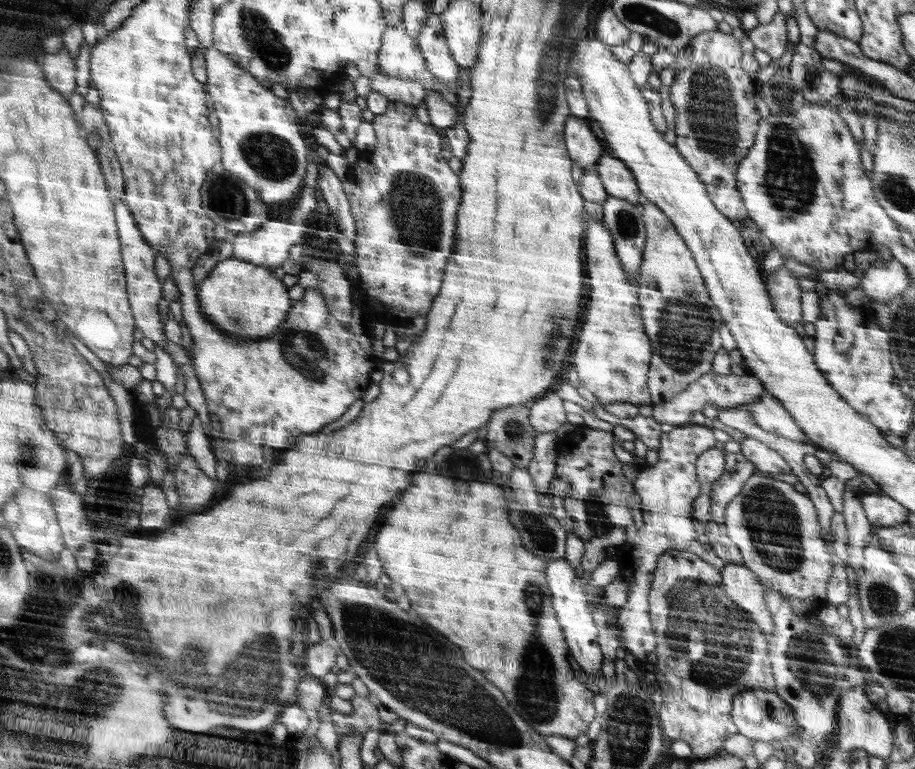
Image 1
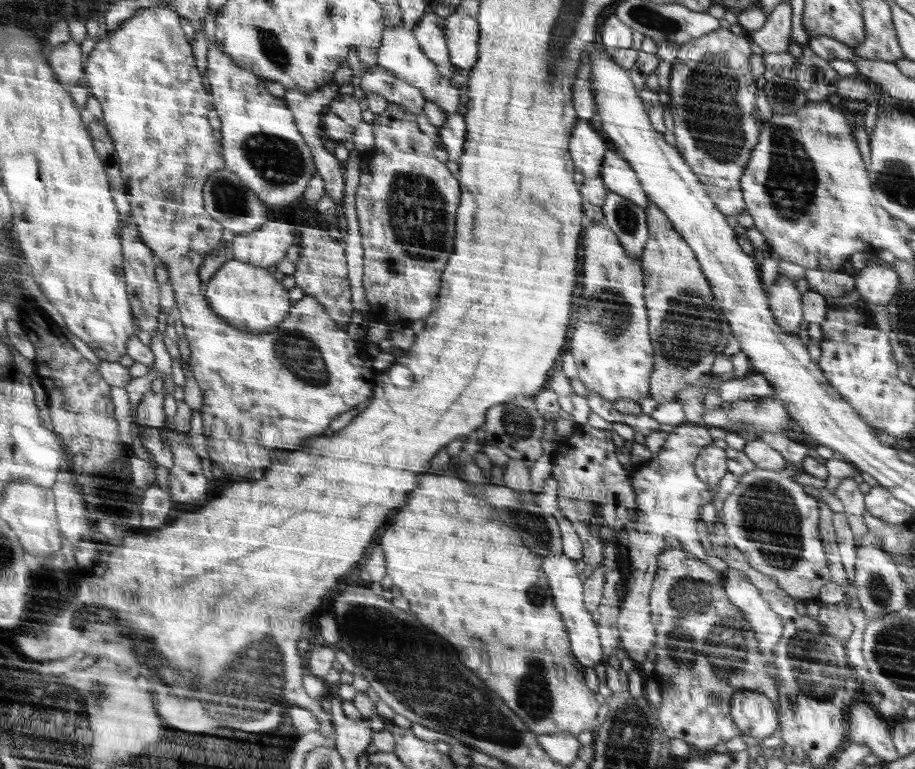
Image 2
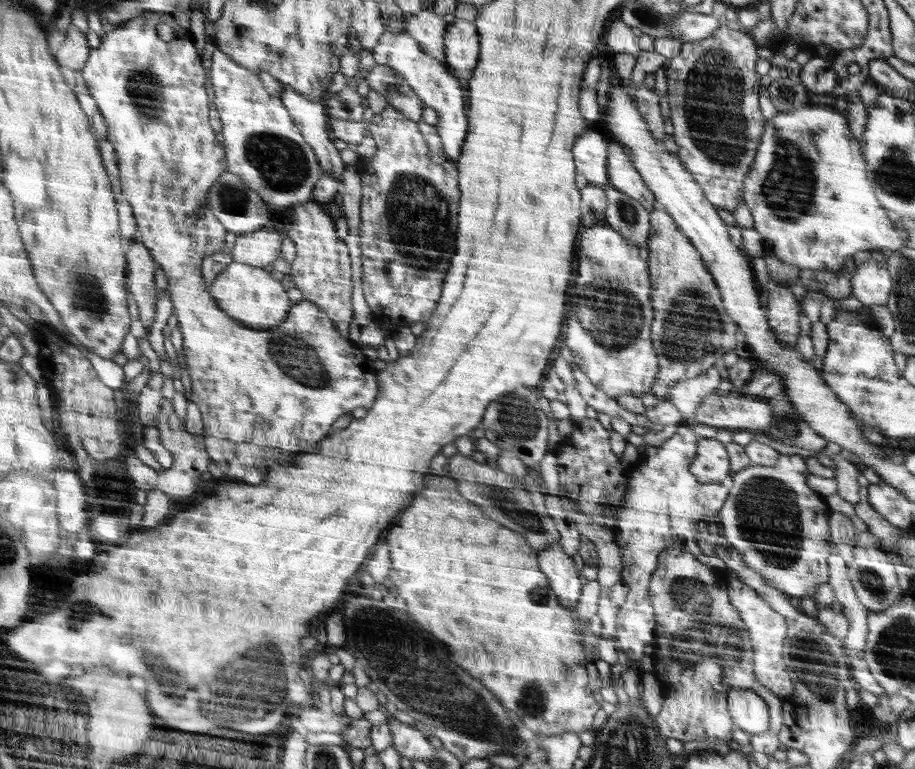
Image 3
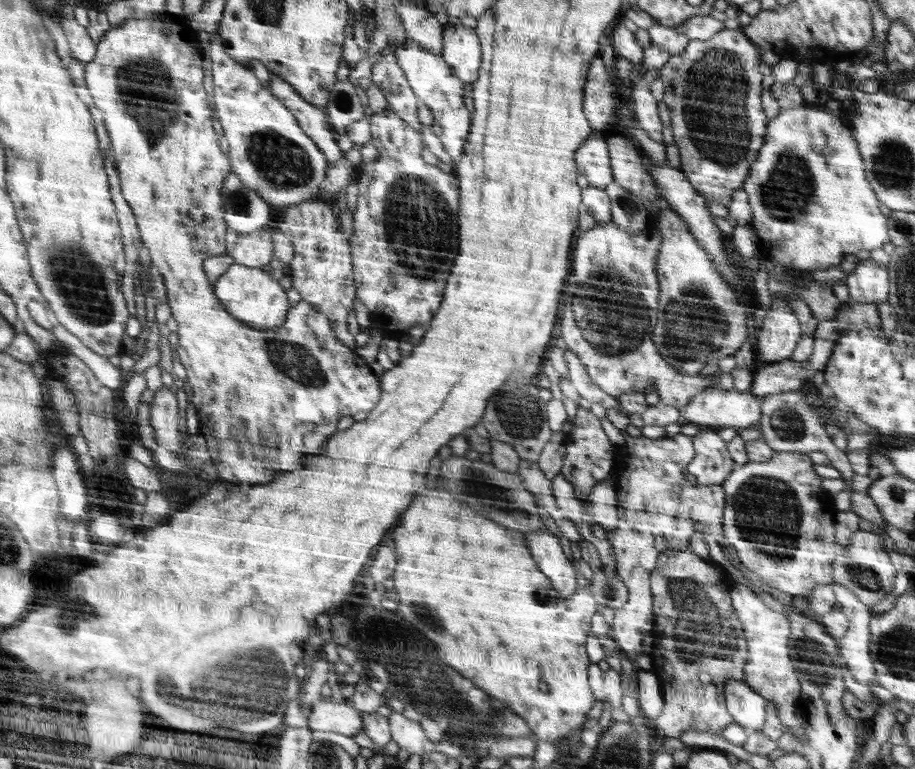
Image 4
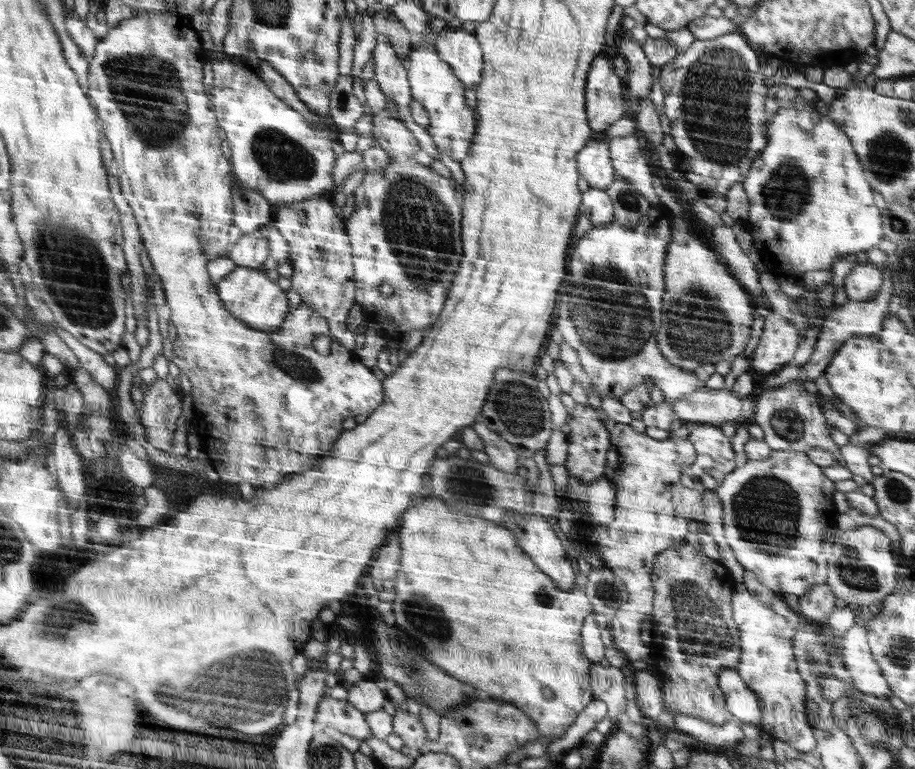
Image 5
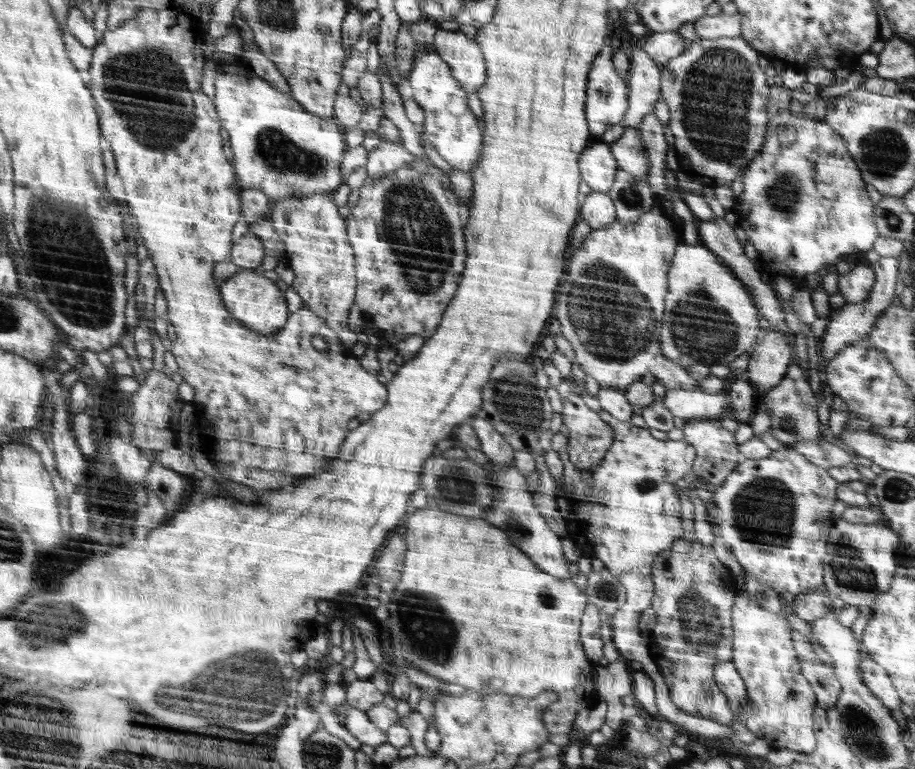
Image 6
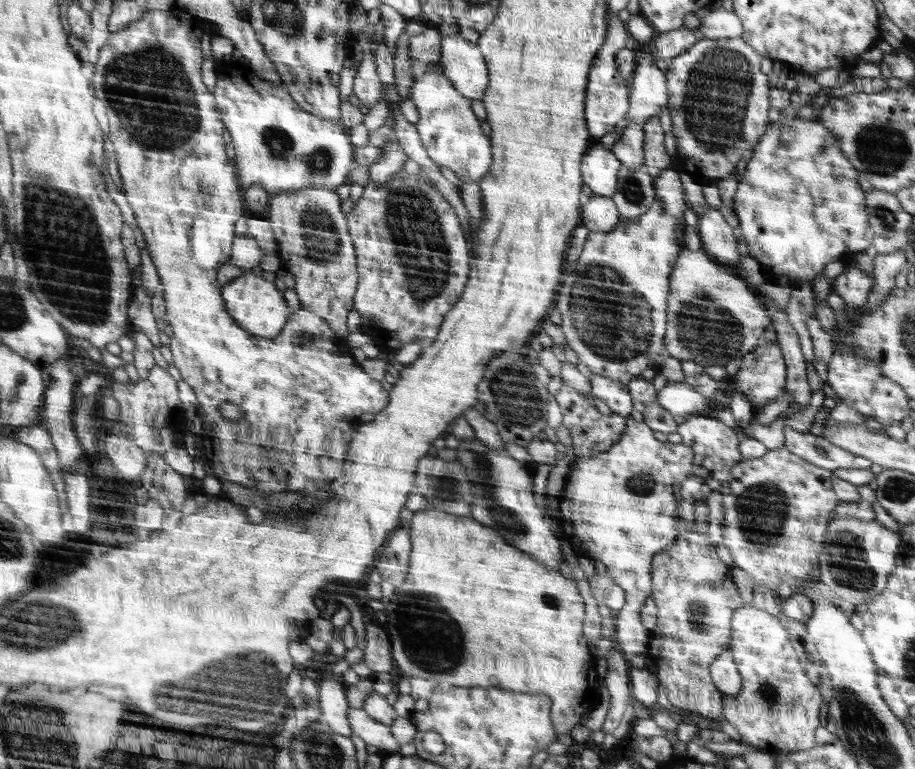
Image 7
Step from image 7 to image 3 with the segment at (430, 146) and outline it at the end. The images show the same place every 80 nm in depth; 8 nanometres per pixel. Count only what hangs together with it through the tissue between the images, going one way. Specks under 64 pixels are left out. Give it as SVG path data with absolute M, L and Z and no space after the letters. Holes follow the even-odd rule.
M407 30L393 33L384 31L378 44L371 50L376 64L391 66L396 72L402 75L407 86L414 89L420 100L426 107L436 111L438 122L435 124L440 135L444 153L455 160L463 152L463 144L468 130L466 114L464 114L464 92L458 82L458 76L450 76L446 72L446 66L439 59L432 58L420 43Z

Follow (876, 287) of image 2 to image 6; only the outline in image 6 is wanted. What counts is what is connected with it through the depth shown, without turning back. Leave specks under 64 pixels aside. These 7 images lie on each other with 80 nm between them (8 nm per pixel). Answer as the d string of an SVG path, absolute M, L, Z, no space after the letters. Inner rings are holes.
M856 265L846 276L839 276L838 292L848 304L858 304L871 297L875 287L875 270L871 265Z

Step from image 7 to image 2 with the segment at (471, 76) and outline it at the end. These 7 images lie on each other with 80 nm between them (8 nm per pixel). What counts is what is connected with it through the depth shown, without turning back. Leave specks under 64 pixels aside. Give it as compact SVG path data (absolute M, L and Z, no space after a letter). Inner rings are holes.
M457 6L451 9L452 14L447 17L445 34L447 47L450 51L451 62L455 68L461 70L472 69L479 60L479 28L476 18L463 13Z

